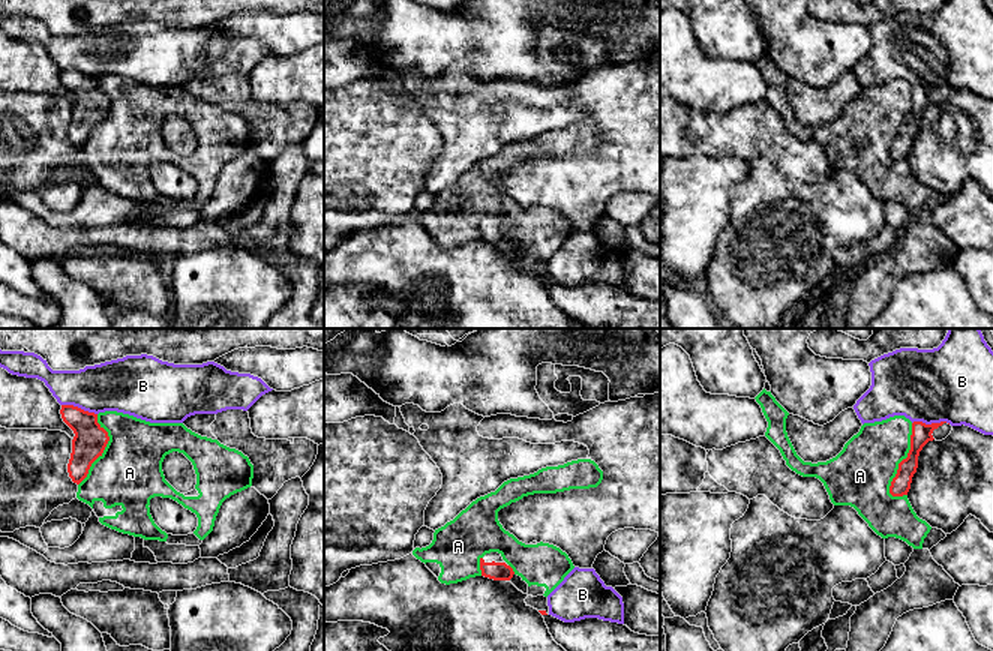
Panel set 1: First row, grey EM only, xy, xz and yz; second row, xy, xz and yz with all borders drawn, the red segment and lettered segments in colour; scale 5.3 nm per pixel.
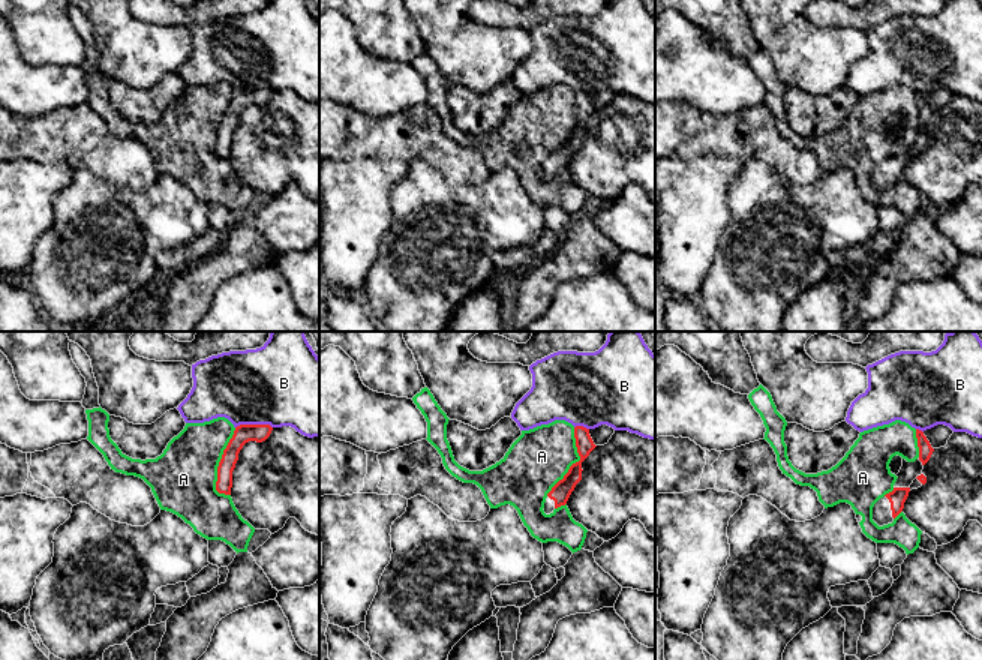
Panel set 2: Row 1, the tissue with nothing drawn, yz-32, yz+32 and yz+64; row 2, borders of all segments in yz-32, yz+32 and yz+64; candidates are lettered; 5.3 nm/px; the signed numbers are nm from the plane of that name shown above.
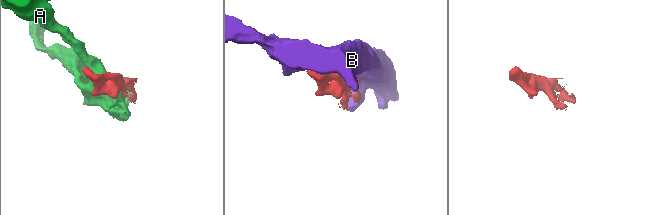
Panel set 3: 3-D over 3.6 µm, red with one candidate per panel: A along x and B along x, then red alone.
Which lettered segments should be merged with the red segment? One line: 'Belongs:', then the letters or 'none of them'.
Belongs: none of them

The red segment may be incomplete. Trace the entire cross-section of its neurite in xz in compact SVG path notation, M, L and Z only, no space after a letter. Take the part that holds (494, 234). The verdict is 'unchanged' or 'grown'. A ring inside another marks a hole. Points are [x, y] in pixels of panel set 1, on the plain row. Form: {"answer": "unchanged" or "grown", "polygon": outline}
{"answer": "grown", "polygon": "M490 216L480 222L482 240L494 244L510 244L513 232L502 224L501 218Z"}

